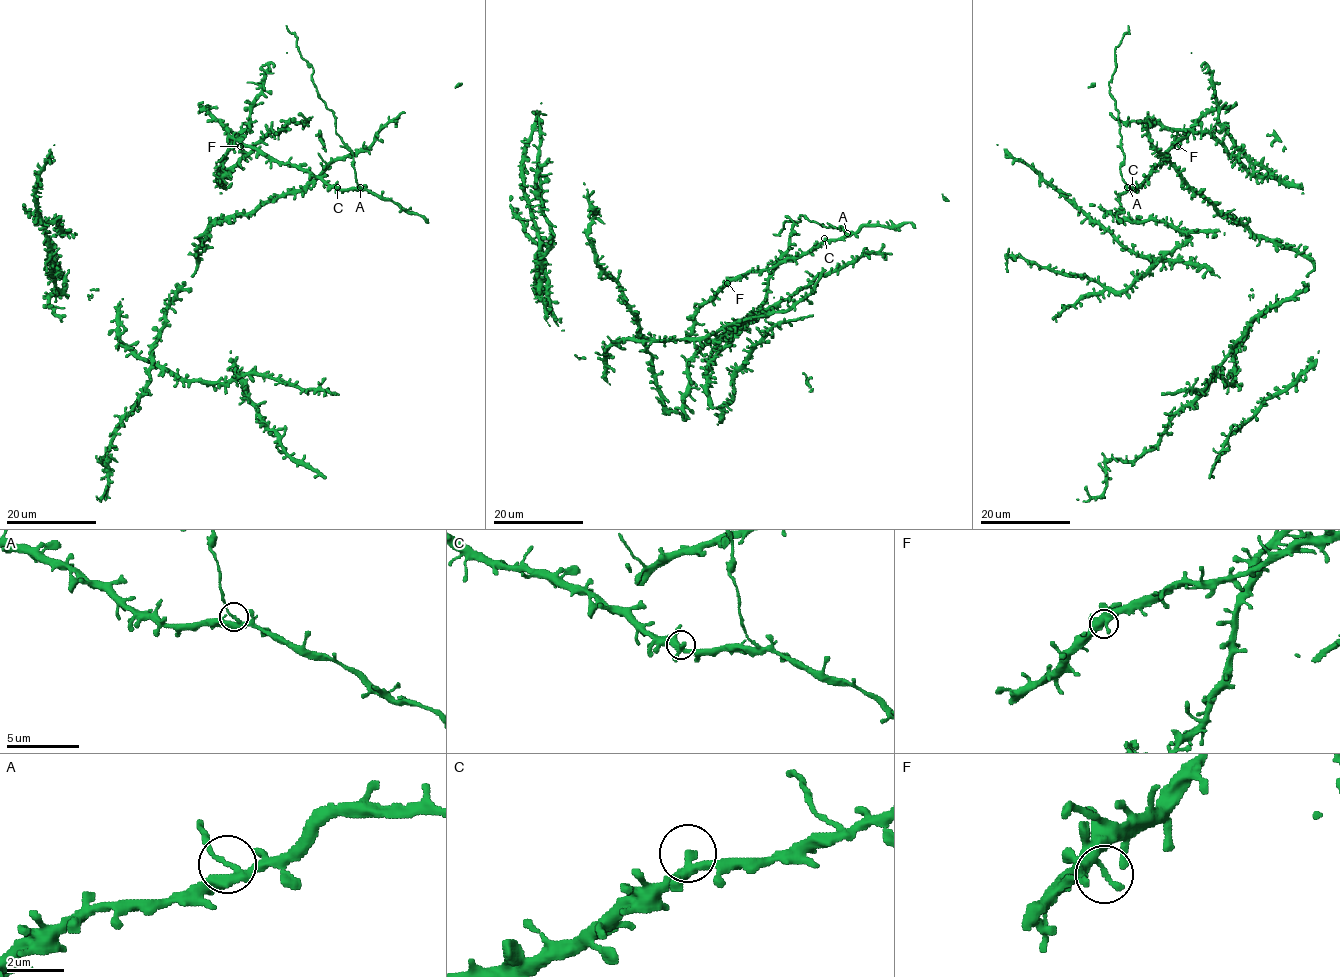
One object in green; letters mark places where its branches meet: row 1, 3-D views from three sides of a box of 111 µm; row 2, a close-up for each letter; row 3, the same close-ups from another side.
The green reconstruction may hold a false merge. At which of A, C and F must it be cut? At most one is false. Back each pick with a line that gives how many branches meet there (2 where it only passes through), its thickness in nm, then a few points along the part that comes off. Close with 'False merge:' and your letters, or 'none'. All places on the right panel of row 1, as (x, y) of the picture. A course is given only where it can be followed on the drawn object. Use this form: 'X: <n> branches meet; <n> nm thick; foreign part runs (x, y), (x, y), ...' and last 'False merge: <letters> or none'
A: 3 branches meet; 200 nm thick; foreign part runs (1128, 186), (1120, 170), (1124, 152), (1119, 113), (1108, 84), (1115, 68), (1114, 51), (1129, 32), (1128, 25)
False merge: A

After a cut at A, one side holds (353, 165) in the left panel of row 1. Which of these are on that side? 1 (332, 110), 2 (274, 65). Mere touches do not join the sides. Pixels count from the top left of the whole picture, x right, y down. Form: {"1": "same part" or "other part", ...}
{"1": "same part", "2": "other part"}

